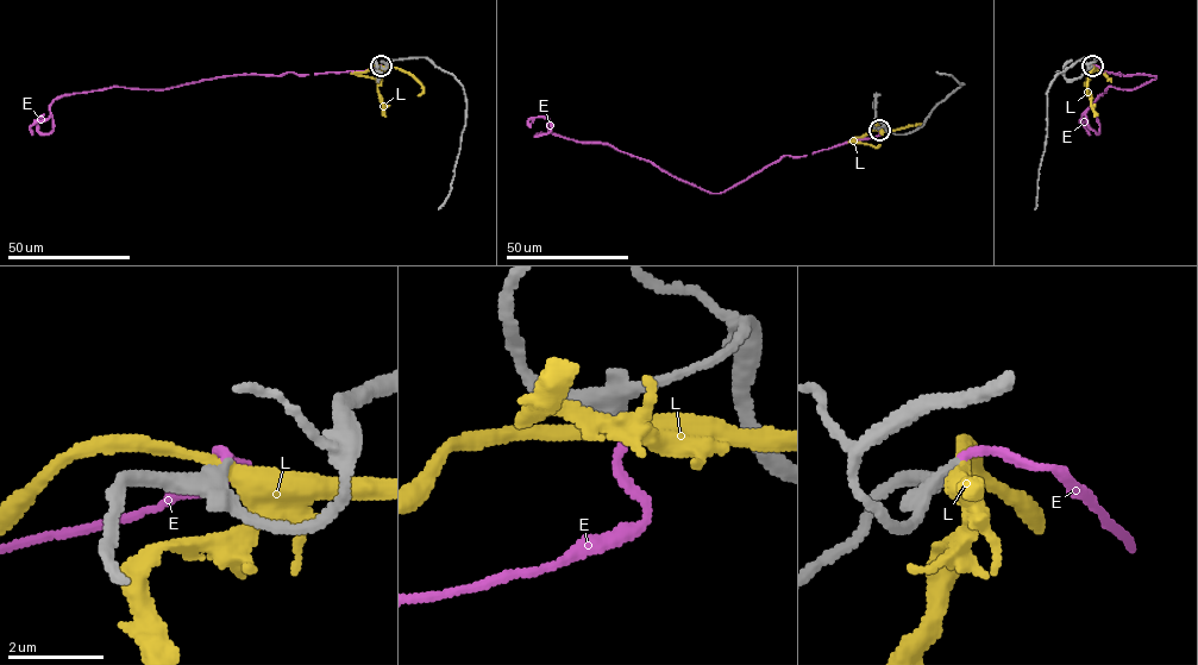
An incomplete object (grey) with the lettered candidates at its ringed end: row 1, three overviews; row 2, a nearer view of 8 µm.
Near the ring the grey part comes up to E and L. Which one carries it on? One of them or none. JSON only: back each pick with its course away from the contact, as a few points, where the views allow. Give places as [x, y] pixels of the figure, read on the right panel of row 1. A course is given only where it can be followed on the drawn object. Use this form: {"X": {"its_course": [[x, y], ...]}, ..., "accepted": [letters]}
{"E": {"its_course": [[1092, 66], [1118, 75], [1156, 77], [1134, 89], [1109, 86], [1085, 113], [1087, 125], [1098, 133], [1095, 113]]}, "accepted": ["E"]}

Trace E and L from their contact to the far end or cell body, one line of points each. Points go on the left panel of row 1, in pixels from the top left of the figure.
E: (381, 66), (66, 94), (50, 104), (54, 130), (42, 133), (44, 113)
L: (381, 66), (408, 73), (421, 85), (422, 92), (418, 95)

